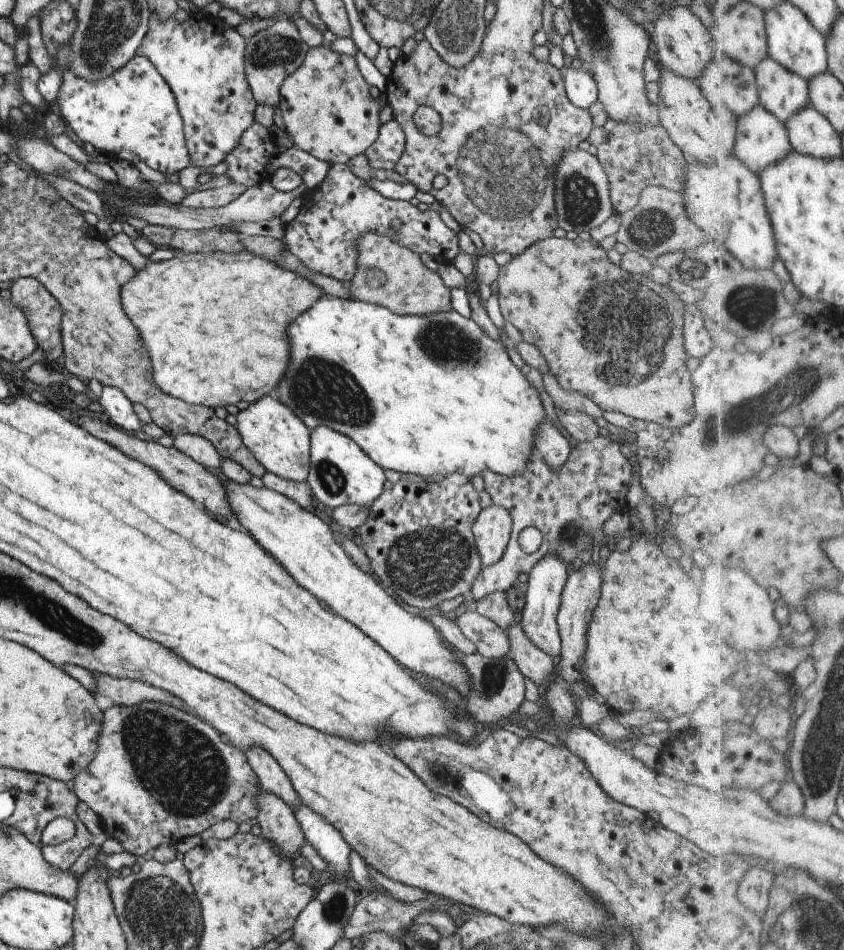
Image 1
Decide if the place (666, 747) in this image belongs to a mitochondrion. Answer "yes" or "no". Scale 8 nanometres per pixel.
no

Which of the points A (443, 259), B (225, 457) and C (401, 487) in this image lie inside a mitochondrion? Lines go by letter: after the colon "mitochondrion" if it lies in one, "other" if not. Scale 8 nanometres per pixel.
A: other
B: other
C: other

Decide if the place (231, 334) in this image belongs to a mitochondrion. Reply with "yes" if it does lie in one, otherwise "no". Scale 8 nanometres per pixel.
no

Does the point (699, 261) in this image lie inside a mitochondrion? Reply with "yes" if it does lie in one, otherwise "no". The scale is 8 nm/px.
yes

